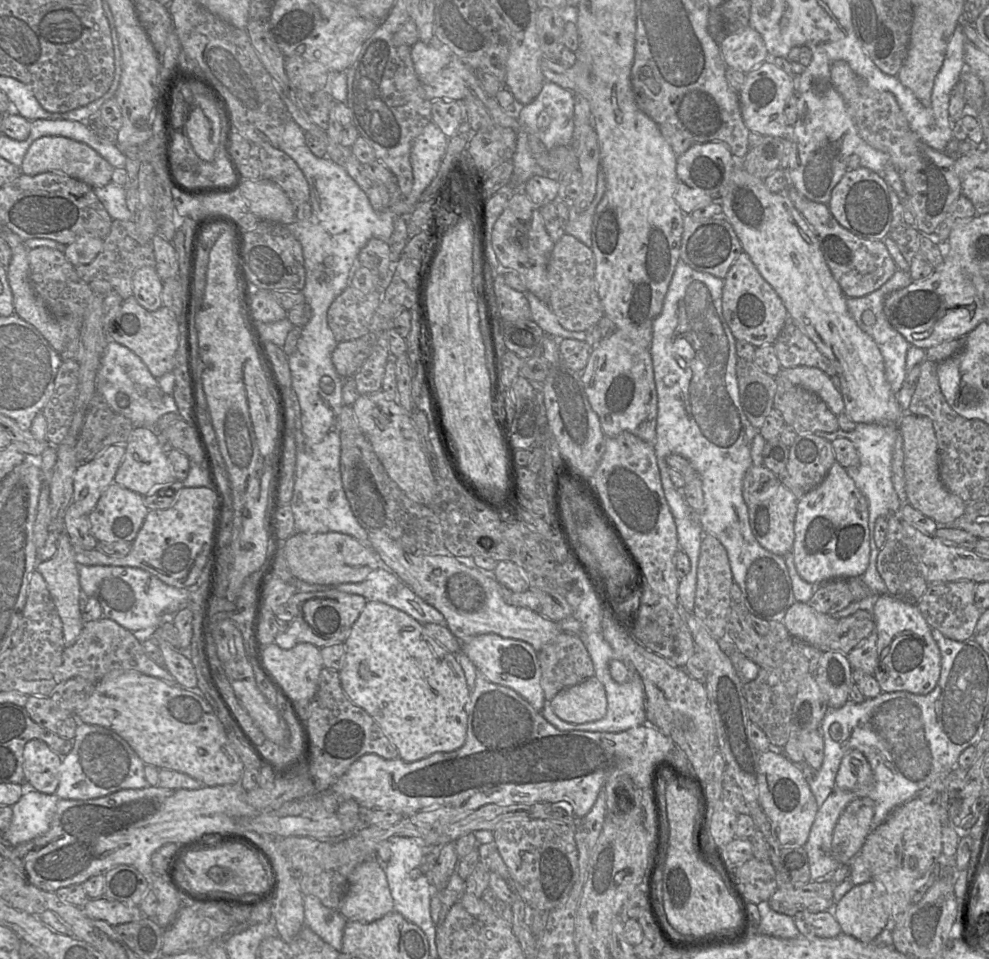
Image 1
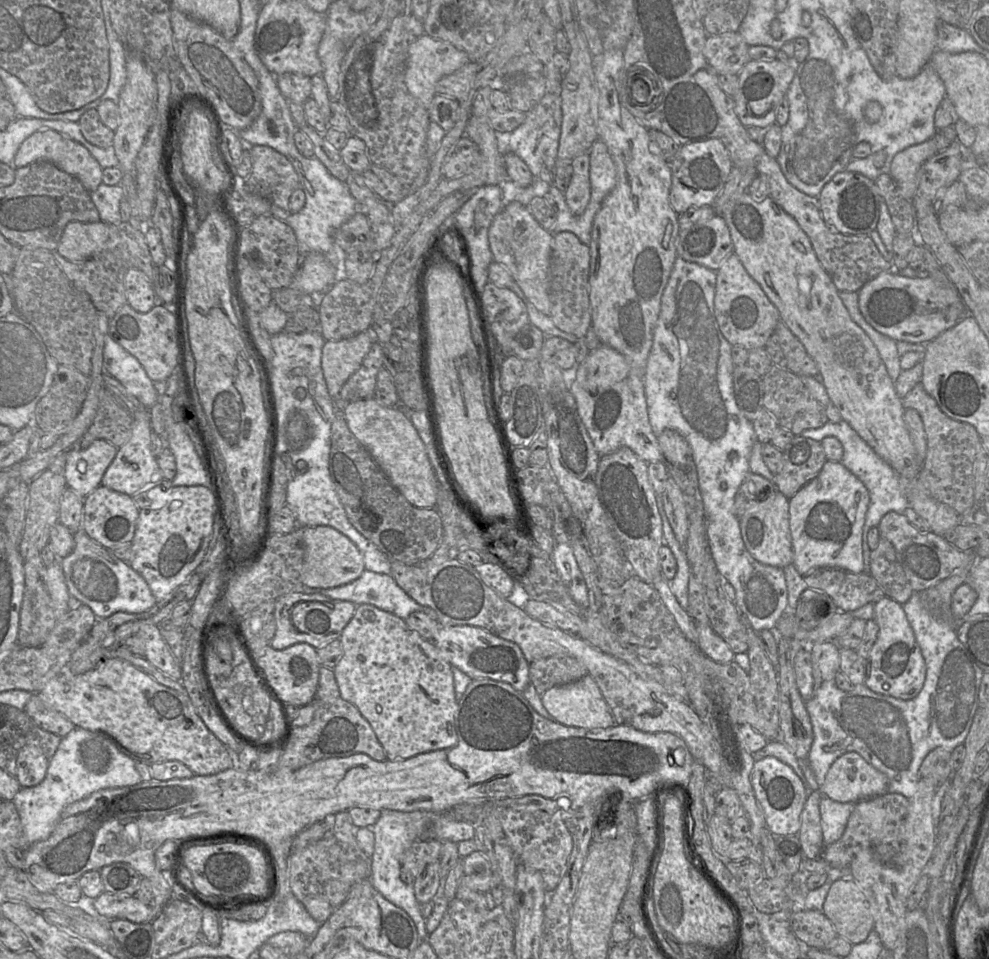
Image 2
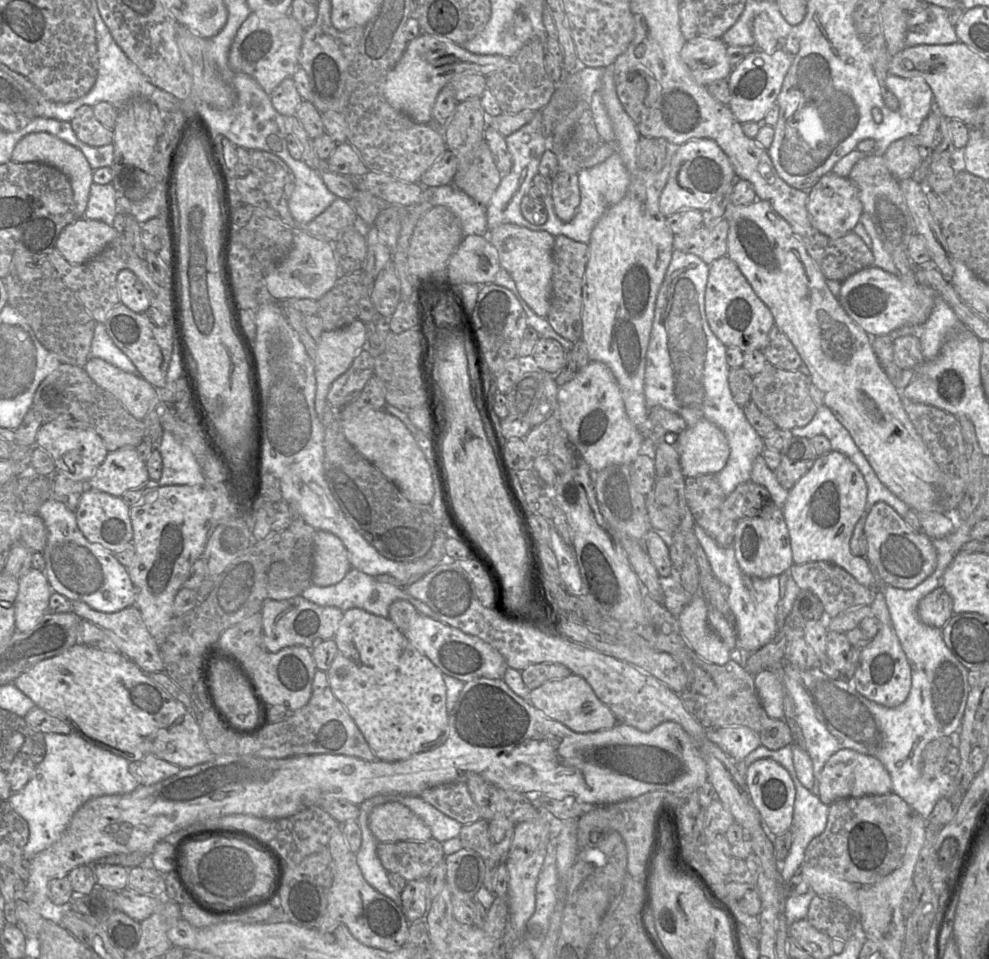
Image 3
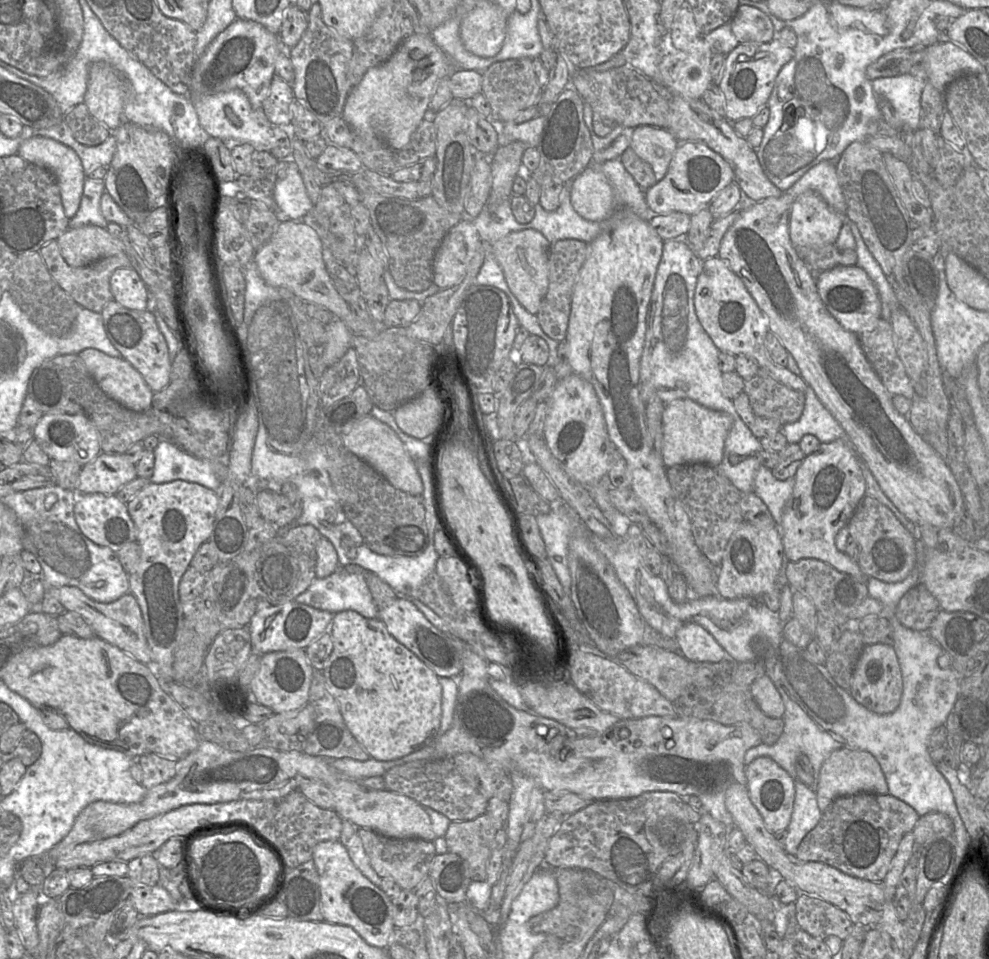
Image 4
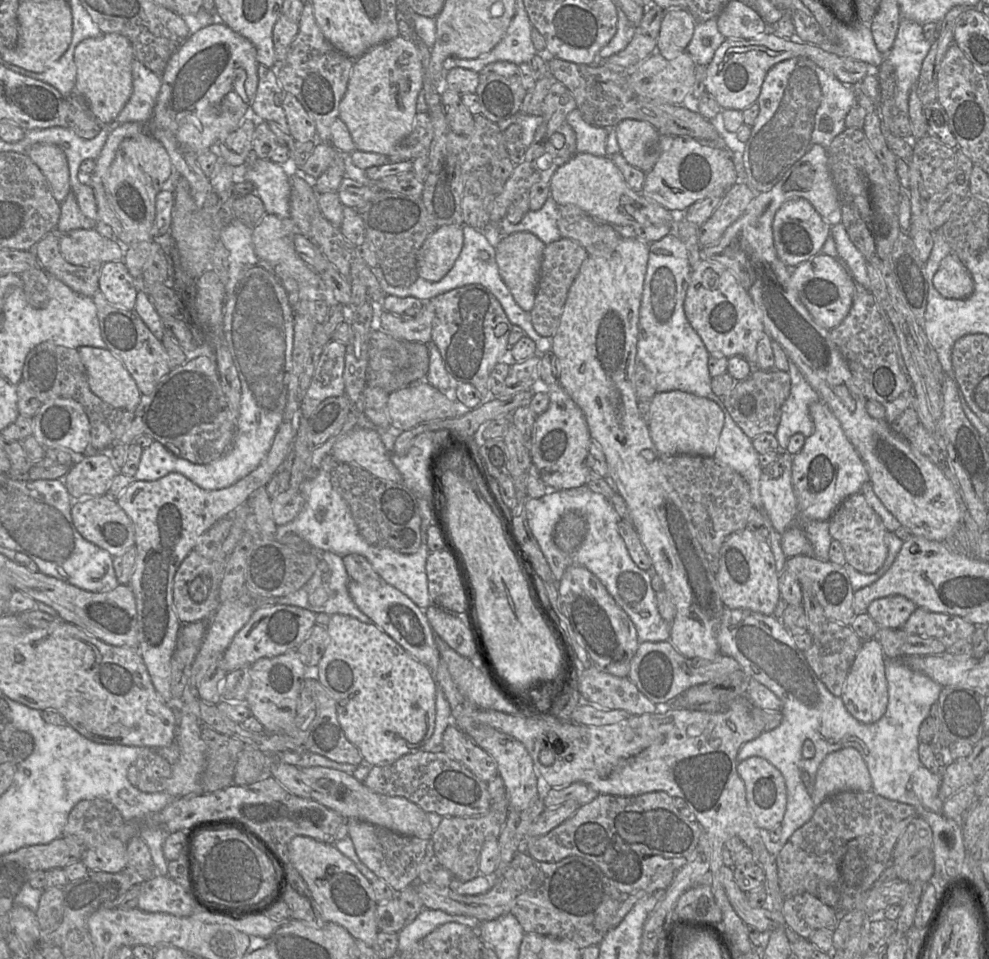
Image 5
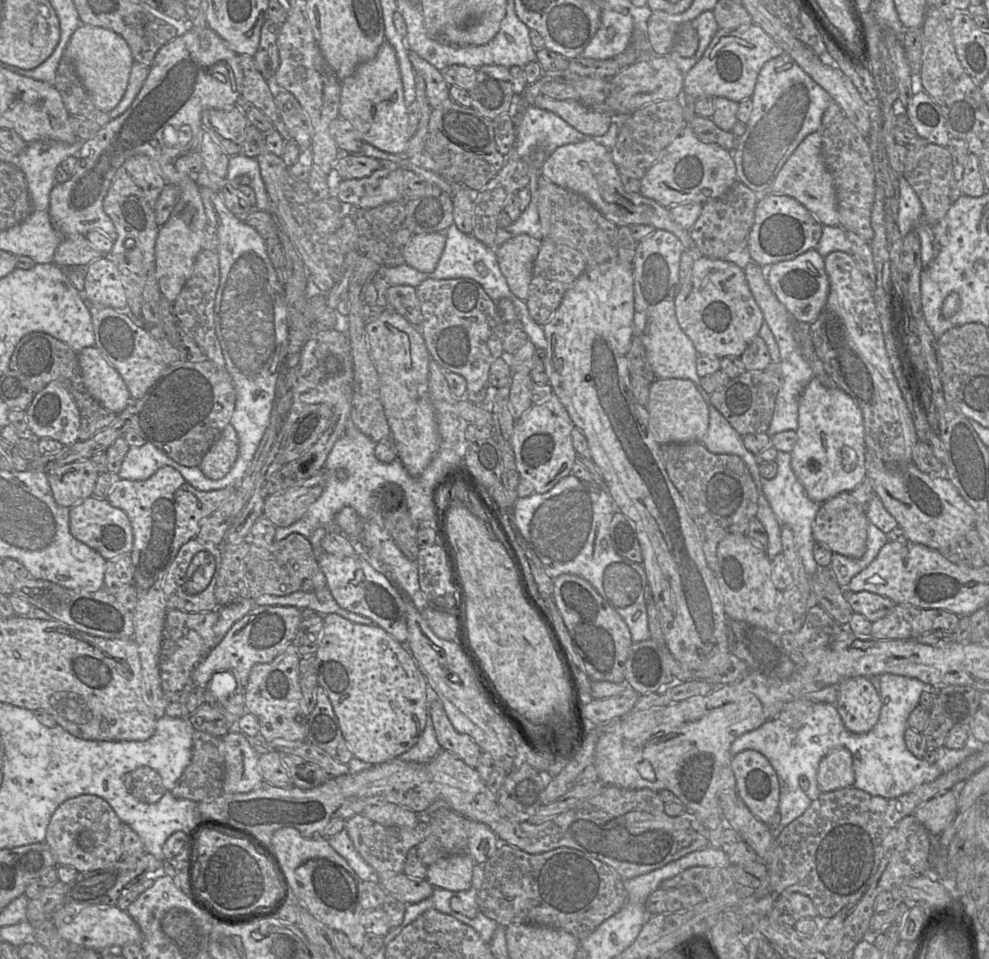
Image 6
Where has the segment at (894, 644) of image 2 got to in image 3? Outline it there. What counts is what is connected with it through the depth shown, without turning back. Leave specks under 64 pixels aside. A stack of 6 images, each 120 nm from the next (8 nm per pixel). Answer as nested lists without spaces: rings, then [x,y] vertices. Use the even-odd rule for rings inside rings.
[[[882,591],[876,593],[871,608],[874,617],[879,622],[879,631],[875,638],[861,650],[852,683],[865,698],[882,706],[893,708],[904,703],[910,693],[911,666],[895,632]]]

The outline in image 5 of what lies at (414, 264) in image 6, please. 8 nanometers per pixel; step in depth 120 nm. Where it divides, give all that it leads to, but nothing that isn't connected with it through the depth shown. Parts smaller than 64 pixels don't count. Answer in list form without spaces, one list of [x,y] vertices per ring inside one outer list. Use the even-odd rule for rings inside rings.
[[[442,226],[427,237],[417,255],[420,278],[440,281],[453,267],[464,242],[462,226]]]

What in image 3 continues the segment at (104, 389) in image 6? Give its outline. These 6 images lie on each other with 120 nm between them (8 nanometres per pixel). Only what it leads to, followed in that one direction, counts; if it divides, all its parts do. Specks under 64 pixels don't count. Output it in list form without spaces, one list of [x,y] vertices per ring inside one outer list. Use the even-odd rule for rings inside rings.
[[[90,357],[84,368],[137,419],[145,419],[159,400],[159,390],[139,374],[125,372],[97,357]]]

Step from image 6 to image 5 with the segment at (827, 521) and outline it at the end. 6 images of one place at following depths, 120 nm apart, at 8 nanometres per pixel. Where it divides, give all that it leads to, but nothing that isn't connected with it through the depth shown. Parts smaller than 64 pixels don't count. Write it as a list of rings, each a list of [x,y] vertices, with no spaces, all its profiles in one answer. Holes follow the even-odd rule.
[[[862,492],[847,497],[828,520],[829,533],[840,542],[846,562],[859,572],[873,574],[883,566],[887,555],[886,532],[881,518],[867,503]]]

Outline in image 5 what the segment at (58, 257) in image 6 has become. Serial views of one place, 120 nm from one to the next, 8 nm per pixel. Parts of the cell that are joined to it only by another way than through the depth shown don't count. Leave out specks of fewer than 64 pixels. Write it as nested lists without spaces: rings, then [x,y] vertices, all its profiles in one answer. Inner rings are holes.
[[[80,228],[61,234],[60,251],[68,263],[83,266],[123,261],[125,246],[105,238],[95,228]]]

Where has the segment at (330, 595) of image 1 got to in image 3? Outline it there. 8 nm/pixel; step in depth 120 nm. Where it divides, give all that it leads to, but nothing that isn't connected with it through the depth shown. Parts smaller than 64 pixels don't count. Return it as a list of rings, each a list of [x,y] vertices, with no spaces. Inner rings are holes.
[[[301,595],[284,600],[266,599],[260,610],[264,646],[271,653],[294,645],[313,649],[317,643],[333,639],[343,612],[337,607],[317,605]]]

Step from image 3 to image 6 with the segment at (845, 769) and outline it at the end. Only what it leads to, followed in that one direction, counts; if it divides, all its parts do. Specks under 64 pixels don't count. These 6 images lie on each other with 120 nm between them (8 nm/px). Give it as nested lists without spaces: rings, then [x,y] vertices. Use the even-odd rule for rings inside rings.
[[[846,748],[833,749],[820,761],[817,780],[821,793],[853,787],[855,774],[851,752]]]

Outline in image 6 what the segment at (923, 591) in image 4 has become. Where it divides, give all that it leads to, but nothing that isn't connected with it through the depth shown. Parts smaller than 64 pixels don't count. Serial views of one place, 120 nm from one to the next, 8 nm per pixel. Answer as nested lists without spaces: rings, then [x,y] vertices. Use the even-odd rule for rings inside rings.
[[[845,589],[844,596],[852,611],[863,615],[870,622],[883,618],[896,605],[887,597],[867,591],[852,592],[849,589]]]

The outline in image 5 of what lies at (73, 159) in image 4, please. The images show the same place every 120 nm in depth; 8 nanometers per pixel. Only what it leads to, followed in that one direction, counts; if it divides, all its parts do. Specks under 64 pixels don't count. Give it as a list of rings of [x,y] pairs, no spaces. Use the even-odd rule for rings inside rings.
[[[35,144],[27,155],[47,178],[55,199],[63,202],[71,192],[70,171],[64,151],[53,144]]]

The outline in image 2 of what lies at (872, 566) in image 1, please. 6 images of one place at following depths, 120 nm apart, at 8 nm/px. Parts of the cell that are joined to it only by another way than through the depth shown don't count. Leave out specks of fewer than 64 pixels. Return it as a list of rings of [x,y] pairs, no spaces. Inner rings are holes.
[[[828,421],[822,427],[804,430],[800,435],[819,442],[825,437],[836,437],[841,442],[844,449],[841,463],[857,476],[869,491],[870,502],[862,534],[864,573],[869,574],[871,549],[869,548],[867,540],[868,532],[872,527],[878,526],[883,516],[888,512],[893,511],[903,514],[907,508],[911,507],[909,501],[909,483],[913,480],[901,478],[900,475],[851,427],[851,425],[845,421],[839,423]]]

